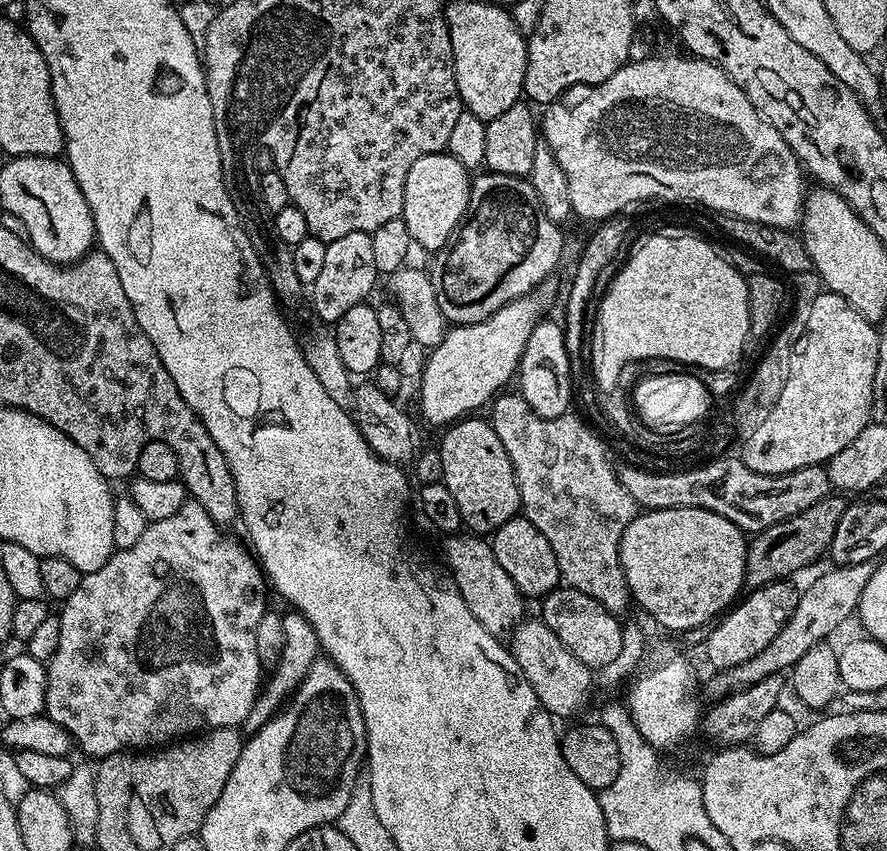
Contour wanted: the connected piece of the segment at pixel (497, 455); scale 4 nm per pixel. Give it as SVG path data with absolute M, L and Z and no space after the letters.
M476 418L453 423L438 443L442 454L442 483L454 494L458 510L462 510L463 527L476 534L491 534L521 511L518 482L502 438L494 434L487 419L472 419Z

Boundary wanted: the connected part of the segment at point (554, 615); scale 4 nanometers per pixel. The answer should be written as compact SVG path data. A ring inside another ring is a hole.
M557 586L543 597L544 604L538 612L539 619L544 621L554 634L582 662L587 668L593 670L602 669L608 662L617 657L620 648L621 621L617 613L607 612L590 594L582 594L582 590L574 590L567 586Z

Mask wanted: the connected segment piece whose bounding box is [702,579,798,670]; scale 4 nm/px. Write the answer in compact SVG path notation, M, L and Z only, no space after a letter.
M787 579L773 580L771 584L751 589L747 595L735 607L725 611L719 617L715 625L717 628L713 627L709 631L708 638L702 645L702 651L708 655L713 669L723 670L742 666L742 662L750 662L754 654L762 654L762 650L766 650L766 646L774 642L778 630L782 630L782 626L790 622L790 614L794 614L798 588L795 588Z

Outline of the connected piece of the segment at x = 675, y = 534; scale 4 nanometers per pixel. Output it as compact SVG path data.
M705 508L644 510L632 519L622 534L620 561L631 599L635 603L637 600L662 627L686 634L692 628L707 625L707 620L715 621L721 613L733 607L744 588L748 546L745 533L734 526L734 522Z

